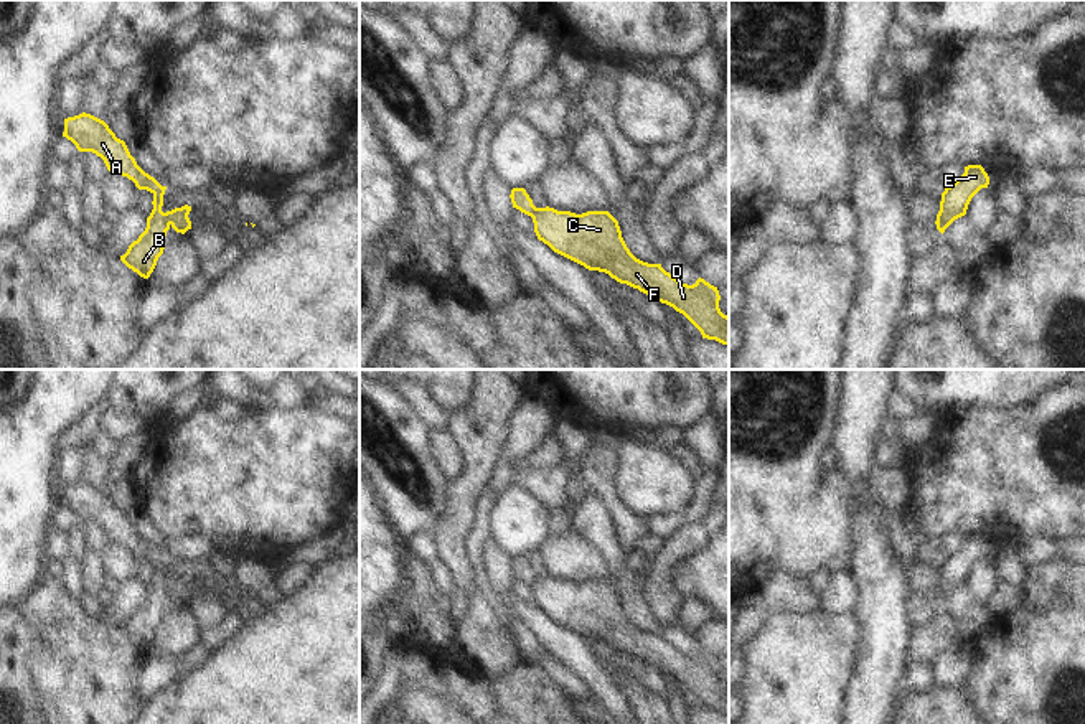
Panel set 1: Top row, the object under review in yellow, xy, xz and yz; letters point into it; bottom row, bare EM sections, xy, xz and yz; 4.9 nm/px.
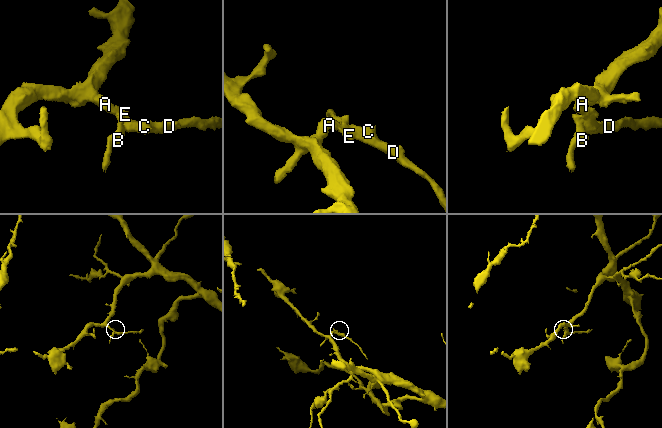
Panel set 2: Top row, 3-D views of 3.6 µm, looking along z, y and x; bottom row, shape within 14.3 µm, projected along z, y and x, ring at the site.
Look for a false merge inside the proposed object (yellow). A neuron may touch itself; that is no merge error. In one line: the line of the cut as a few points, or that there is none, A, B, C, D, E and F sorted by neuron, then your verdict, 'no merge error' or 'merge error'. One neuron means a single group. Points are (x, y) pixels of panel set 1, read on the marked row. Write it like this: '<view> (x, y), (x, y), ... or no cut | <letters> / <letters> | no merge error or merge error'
xy (164, 213), (170, 223) | A C D E F / B | merge error

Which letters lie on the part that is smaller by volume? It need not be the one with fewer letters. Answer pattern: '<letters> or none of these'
B

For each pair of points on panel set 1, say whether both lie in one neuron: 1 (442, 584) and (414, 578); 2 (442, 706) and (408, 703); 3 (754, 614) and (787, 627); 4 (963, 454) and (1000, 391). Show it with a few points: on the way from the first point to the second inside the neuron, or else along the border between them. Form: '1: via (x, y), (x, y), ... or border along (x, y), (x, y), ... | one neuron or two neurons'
1: border along (429, 564), (434, 586), (449, 599) | two neurons
2: via (434, 706), (416, 703) | one neuron
3: border along (802, 611), (769, 611), (746, 645) | two neurons
4: border along (1028, 401), (968, 411) | two neurons

